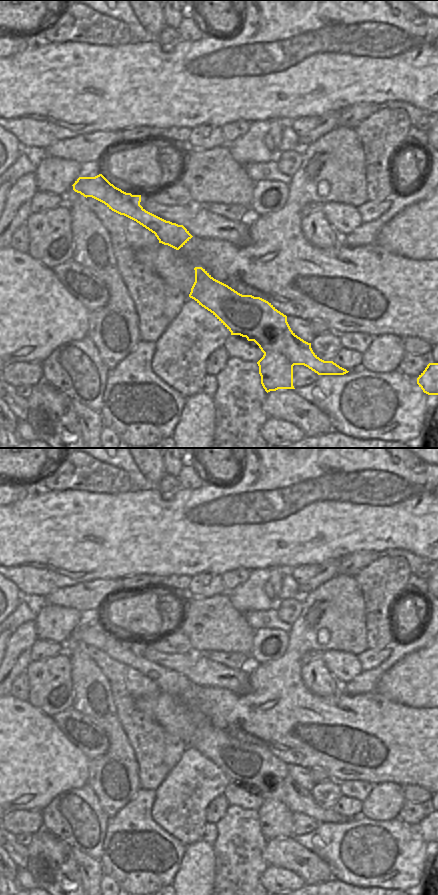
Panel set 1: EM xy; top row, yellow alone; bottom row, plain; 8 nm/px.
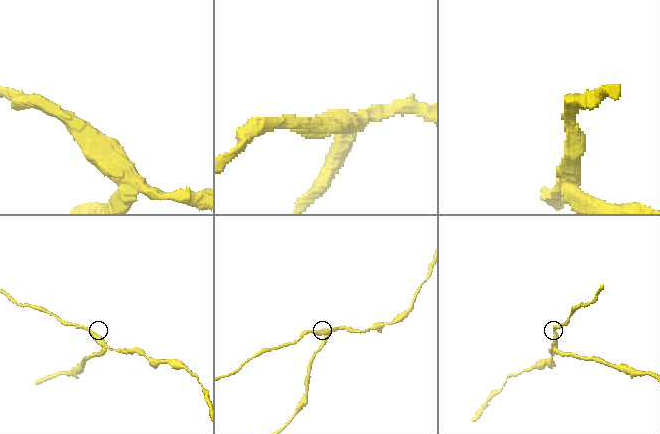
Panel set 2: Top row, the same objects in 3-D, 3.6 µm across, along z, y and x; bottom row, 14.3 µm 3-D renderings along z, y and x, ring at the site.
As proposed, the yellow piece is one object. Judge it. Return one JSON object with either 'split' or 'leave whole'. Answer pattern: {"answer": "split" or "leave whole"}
{"answer": "split"}

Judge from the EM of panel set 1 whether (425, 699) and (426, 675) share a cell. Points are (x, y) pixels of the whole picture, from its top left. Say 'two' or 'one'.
one

